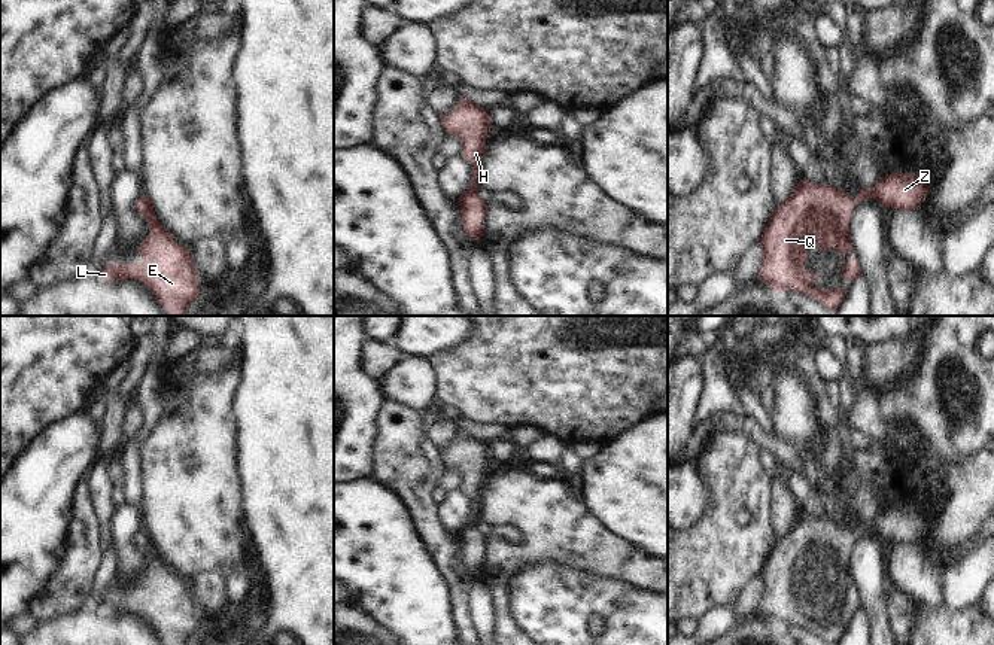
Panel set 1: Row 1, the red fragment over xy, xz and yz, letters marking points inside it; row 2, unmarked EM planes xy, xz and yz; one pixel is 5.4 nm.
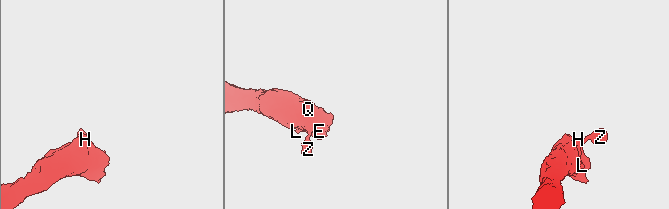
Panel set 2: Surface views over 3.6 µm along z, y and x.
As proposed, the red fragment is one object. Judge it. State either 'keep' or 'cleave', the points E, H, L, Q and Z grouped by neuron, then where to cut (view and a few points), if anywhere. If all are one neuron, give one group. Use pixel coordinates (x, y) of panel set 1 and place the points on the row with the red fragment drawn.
keep | E H L Q Z | no cut

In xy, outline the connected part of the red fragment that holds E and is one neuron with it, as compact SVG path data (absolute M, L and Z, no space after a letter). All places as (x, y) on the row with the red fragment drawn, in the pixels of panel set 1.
M146 195L137 198L136 207L149 223L149 235L137 246L142 259L137 264L106 264L98 277L107 283L113 283L115 277L121 282L140 280L151 289L167 316L185 316L189 304L201 295L192 253L176 243L168 229L158 222L152 201Z

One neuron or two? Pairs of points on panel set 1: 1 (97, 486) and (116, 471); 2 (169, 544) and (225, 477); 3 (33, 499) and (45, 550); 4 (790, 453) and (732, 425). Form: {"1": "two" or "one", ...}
{"1": "two", "2": "one", "3": "one", "4": "one"}

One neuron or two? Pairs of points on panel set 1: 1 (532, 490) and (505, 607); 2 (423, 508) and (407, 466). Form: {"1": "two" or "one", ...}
{"1": "one", "2": "one"}

